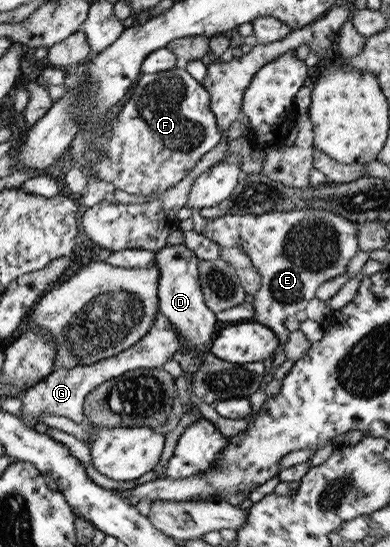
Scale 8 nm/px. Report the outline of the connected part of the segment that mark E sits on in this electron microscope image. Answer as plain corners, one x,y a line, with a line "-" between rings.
299,209
287,212
266,212
257,216
244,214
235,216
226,214
217,218
206,219
197,213
190,216
192,230
199,235
209,238
219,248
241,247
245,256
249,257
251,265
260,277
260,286
253,295
253,321
271,329
278,339
279,346
283,346
289,333
284,326
288,316
294,316
303,311
309,300
315,298
317,288
323,282
343,275
349,260
358,251
356,232
357,222
351,222
342,216
337,216
328,210

